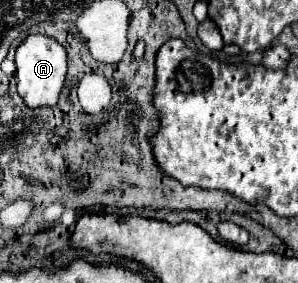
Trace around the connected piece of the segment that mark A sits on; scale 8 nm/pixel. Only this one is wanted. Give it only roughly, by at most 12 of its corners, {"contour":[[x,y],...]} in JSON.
{"contour":[[42,34],[16,50],[26,106],[58,104],[66,50]]}

